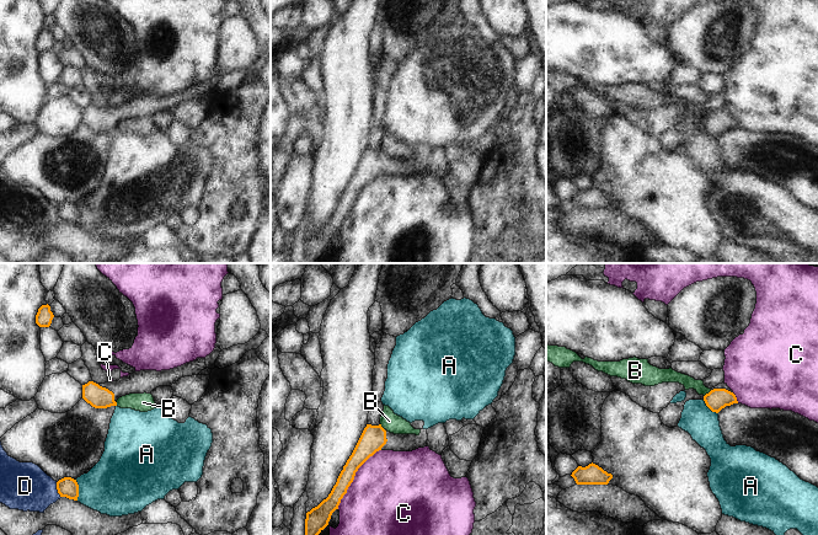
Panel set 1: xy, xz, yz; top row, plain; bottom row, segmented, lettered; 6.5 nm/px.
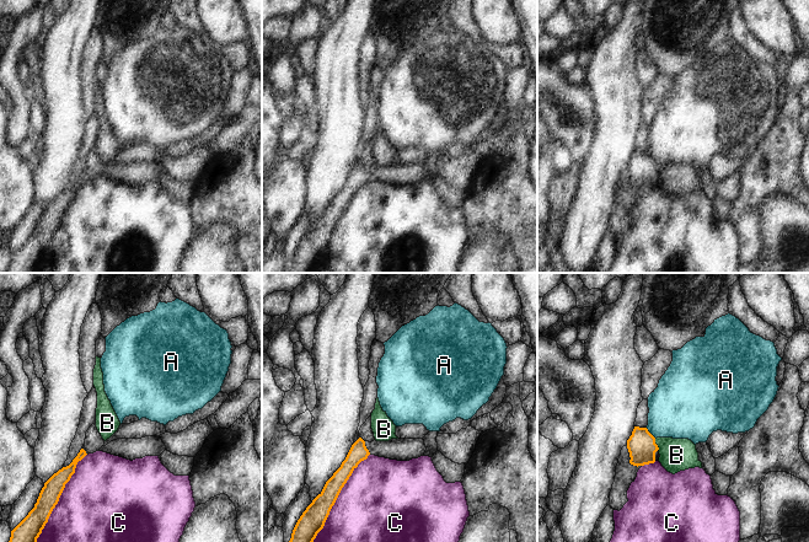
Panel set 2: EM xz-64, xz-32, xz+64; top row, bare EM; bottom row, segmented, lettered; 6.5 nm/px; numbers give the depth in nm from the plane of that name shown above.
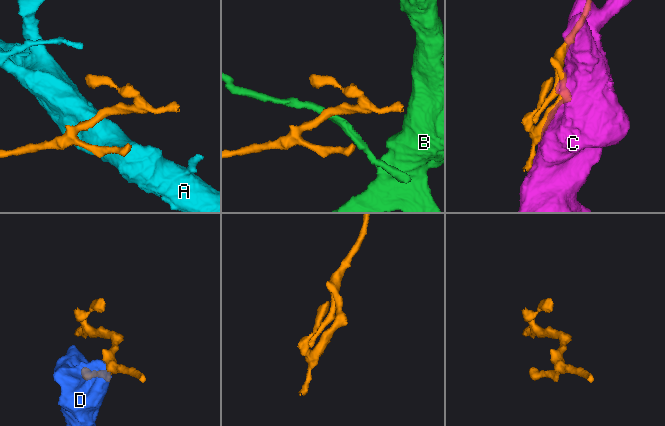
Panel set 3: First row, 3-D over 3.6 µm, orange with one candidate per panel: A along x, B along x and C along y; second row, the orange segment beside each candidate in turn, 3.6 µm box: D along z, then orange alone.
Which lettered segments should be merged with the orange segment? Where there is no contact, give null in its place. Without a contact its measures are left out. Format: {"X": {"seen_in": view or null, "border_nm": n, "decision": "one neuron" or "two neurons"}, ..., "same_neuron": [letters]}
{"A": {"seen_in": "xy", "border_nm": 140, "decision": "two neurons"}, "B": {"seen_in": "yz", "border_nm": 70, "decision": "two neurons"}, "C": {"seen_in": "xz", "border_nm": 480, "decision": "two neurons"}, "D": {"seen_in": "xy", "border_nm": 110, "decision": "two neurons"}, "same_neuron": []}

